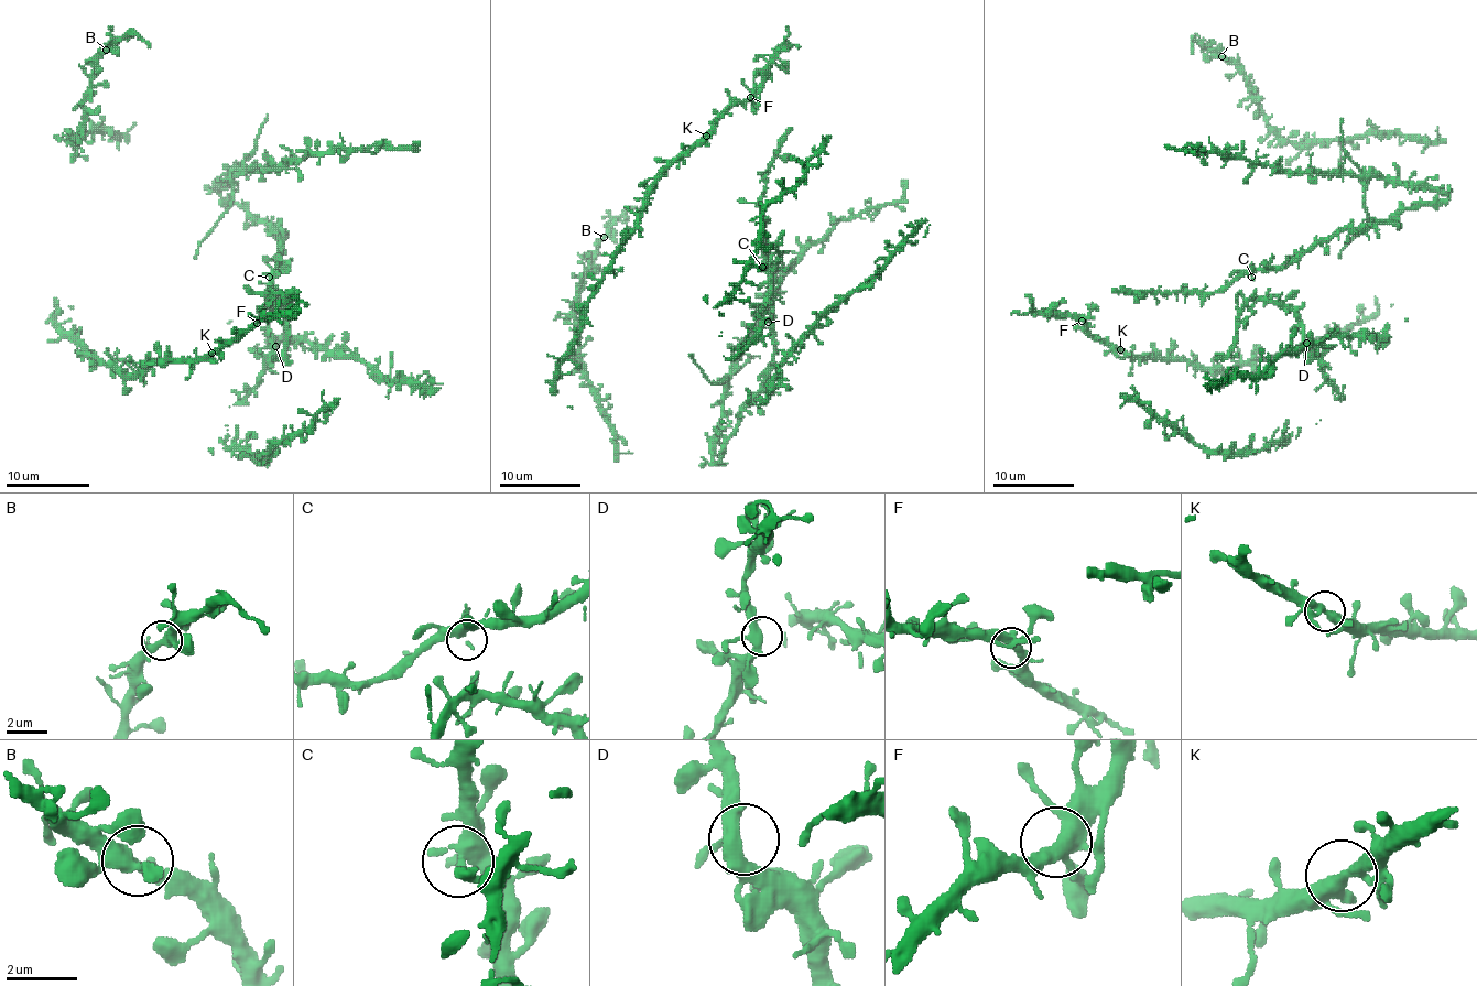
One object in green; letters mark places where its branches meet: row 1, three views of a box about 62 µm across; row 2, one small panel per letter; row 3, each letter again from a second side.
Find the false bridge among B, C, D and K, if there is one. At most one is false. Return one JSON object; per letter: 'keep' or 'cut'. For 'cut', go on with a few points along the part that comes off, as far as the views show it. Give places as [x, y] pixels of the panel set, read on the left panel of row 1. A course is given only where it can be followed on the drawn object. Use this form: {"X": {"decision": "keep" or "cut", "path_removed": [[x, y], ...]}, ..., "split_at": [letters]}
{"B": {"decision": "keep"}, "C": {"decision": "keep"}, "D": {"decision": "keep"}, "K": {"decision": "keep"}, "split_at": []}

